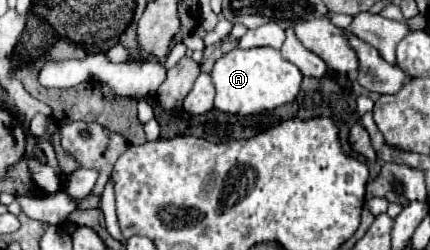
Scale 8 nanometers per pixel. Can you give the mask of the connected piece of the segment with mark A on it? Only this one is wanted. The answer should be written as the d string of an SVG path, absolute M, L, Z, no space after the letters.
M233 48L223 58L219 58L211 72L215 84L215 108L225 114L253 116L261 112L271 112L283 104L297 98L301 86L301 72L291 62L283 60L275 48Z

